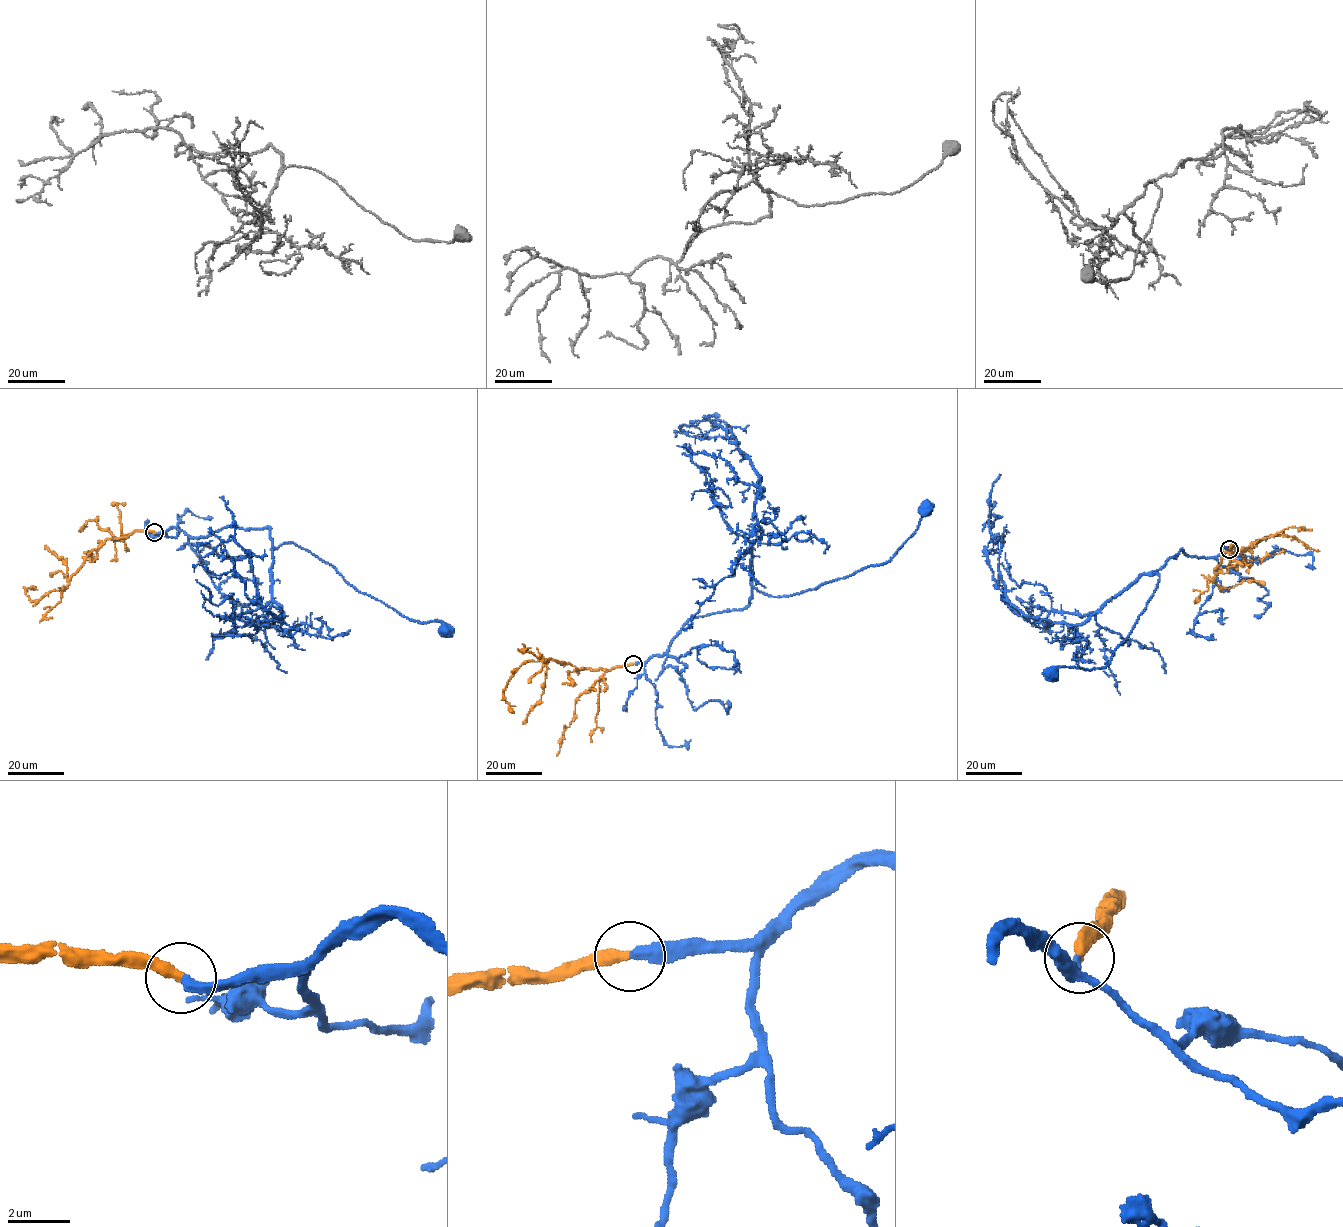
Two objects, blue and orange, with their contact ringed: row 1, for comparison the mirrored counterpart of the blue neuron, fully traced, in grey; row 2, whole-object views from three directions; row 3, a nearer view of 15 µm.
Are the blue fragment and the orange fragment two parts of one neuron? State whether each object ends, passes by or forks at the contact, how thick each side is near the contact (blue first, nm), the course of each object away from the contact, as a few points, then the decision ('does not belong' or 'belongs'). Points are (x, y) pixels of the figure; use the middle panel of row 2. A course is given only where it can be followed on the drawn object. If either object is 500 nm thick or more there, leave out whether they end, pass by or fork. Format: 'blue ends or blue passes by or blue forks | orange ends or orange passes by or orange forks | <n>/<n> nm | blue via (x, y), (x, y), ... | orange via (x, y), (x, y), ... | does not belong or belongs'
blue ends | orange ends | 320/360 nm | blue via (633, 663), (661, 656), (692, 618), (743, 610), (754, 588), (788, 596), (888, 562), (926, 509) | orange via (633, 663), (605, 670), (578, 669), (554, 659), (524, 662), (503, 691), (503, 699), (513, 713) | belongs

